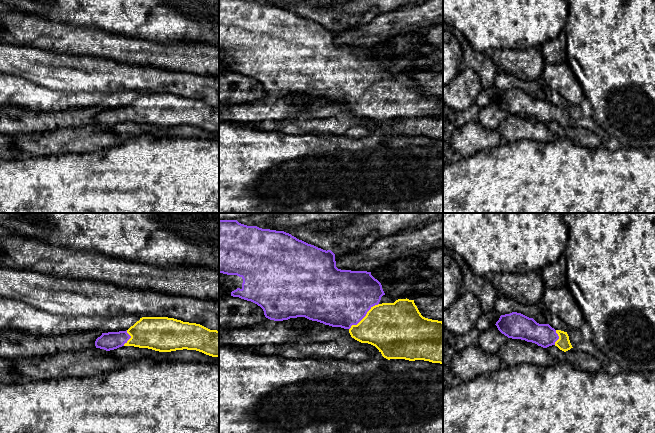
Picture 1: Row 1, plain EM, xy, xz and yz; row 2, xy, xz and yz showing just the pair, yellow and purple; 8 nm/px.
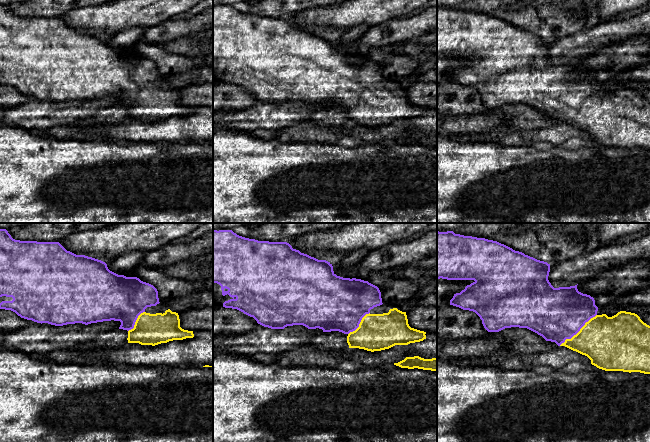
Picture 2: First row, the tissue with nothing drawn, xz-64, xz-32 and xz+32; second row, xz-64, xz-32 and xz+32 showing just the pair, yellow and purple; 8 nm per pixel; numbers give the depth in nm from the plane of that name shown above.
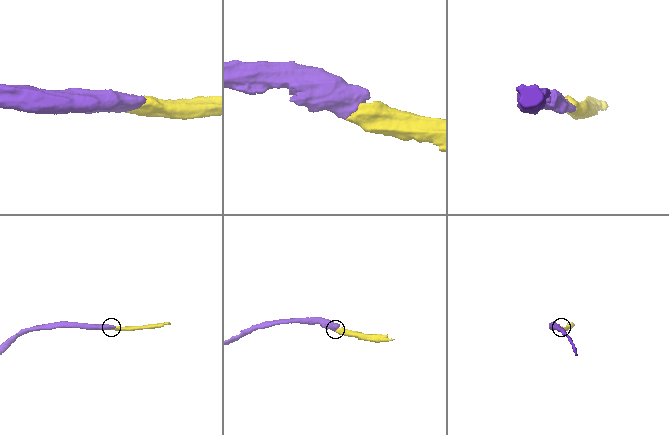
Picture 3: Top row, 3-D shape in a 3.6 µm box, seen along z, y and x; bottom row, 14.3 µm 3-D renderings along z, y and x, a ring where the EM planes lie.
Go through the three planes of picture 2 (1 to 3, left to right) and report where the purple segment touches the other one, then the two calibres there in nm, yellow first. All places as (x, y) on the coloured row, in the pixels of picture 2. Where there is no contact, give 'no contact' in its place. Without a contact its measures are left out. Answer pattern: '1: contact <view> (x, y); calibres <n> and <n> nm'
1: contact xz-64 (136, 321); calibres 260 and 360 nm
2: contact xz-32 (359, 324); calibres 300 and 440 nm
3: contact xz+32 (579, 331); calibres 400 and 420 nm

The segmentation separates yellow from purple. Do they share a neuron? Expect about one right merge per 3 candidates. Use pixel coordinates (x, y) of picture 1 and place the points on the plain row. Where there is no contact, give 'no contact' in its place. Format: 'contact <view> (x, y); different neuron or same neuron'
contact xz (364, 93); same neuron

